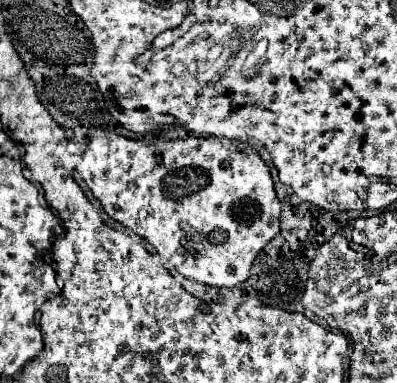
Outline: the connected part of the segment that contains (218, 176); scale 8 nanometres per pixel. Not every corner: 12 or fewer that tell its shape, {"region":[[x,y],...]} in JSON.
{"region":[[90,127],[78,175],[178,273],[234,287],[280,231],[267,151]]}

